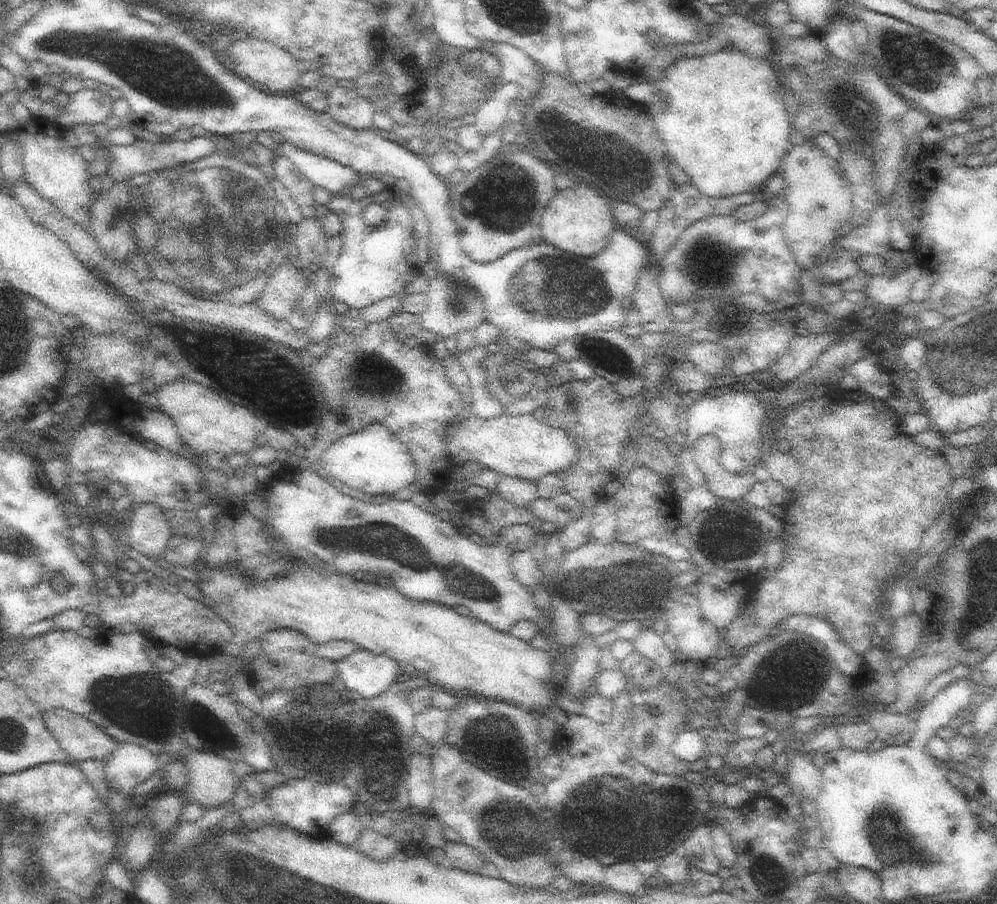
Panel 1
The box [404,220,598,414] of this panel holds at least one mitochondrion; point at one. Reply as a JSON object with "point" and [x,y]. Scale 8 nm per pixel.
{"point":[457,304]}

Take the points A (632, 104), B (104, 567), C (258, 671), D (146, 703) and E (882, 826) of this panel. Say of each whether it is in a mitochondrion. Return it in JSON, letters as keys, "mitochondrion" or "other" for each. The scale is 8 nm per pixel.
{"A":"other","B":"other","C":"other","D":"mitochondrion","E":"mitochondrion"}

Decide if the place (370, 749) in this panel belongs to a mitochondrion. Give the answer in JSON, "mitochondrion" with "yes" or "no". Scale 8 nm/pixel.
{"mitochondrion":"yes"}

